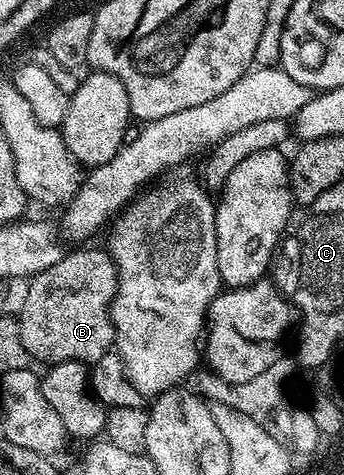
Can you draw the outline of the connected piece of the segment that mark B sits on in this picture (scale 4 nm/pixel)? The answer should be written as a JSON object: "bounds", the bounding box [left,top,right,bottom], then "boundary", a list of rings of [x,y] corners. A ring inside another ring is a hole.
{"bounds":[18,248,118,366],"boundary":[[[88,248],[72,253],[69,251],[62,256],[60,262],[33,277],[29,284],[22,302],[22,310],[18,313],[18,321],[24,348],[28,350],[31,359],[49,365],[59,364],[61,361],[83,361],[92,366],[113,349],[116,333],[112,307],[115,294],[118,292],[118,270],[105,249]]]}

